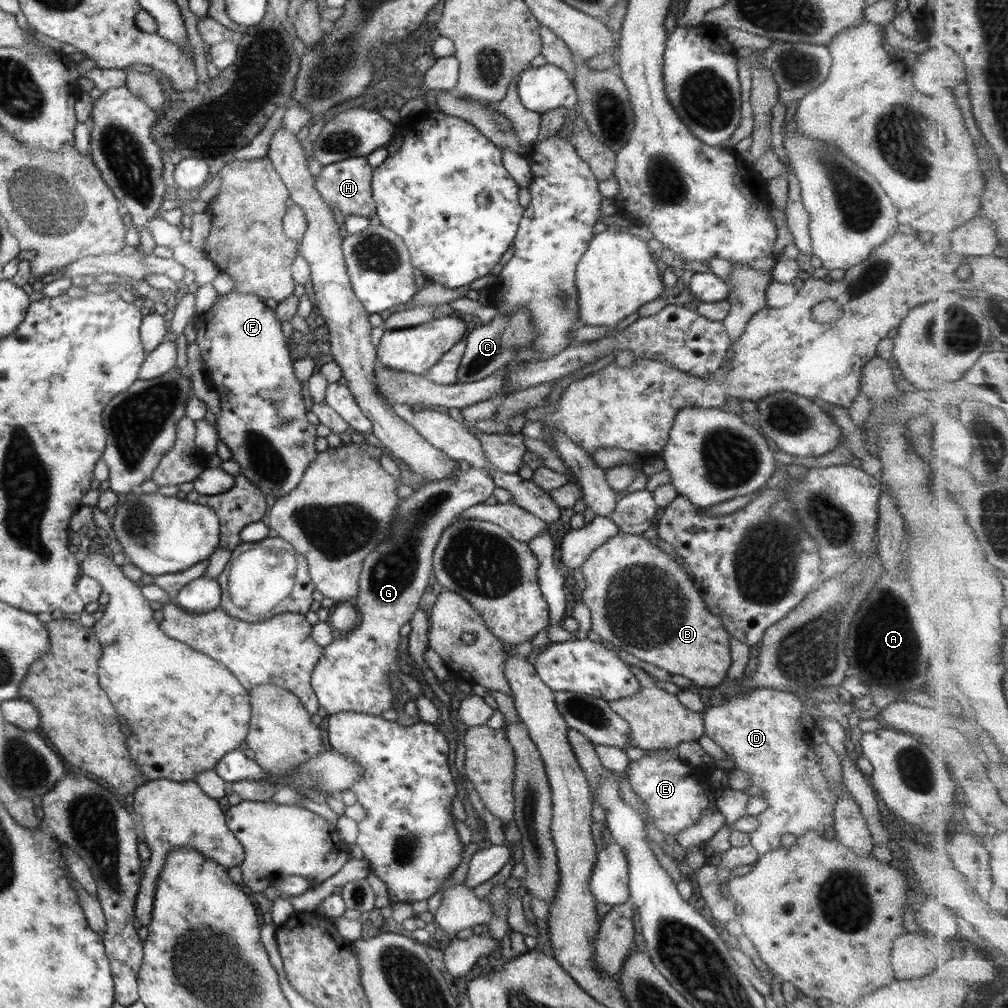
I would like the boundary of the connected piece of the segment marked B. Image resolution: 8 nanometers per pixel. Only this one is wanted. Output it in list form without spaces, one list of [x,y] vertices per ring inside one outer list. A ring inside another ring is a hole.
[[[618,533],[597,546],[581,564],[580,570],[585,584],[580,602],[589,609],[590,630],[599,638],[610,642],[615,649],[632,654],[641,662],[691,680],[693,685],[714,687],[725,681],[725,672],[731,664],[730,634],[715,616],[709,614],[690,575],[669,554],[651,546],[648,537]]]

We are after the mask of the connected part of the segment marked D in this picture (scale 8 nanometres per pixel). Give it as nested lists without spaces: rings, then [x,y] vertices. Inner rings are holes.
[[[750,688],[746,694],[734,695],[721,705],[706,707],[701,713],[702,734],[731,756],[733,769],[745,772],[751,785],[761,790],[760,797],[767,802],[765,810],[756,815],[759,825],[748,834],[748,844],[757,854],[781,847],[785,834],[796,838],[807,830],[824,834],[833,822],[837,795],[823,775],[809,745],[807,731],[799,725],[801,701],[793,693]]]

